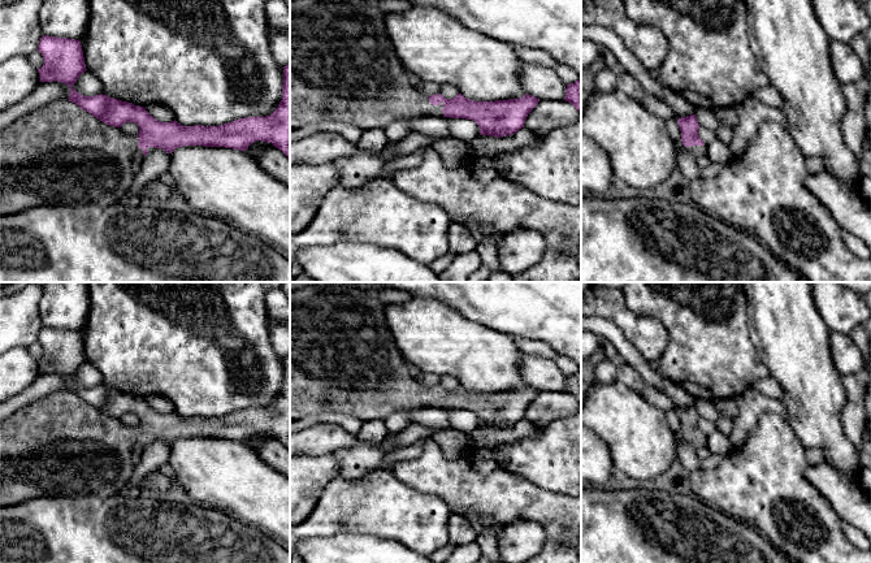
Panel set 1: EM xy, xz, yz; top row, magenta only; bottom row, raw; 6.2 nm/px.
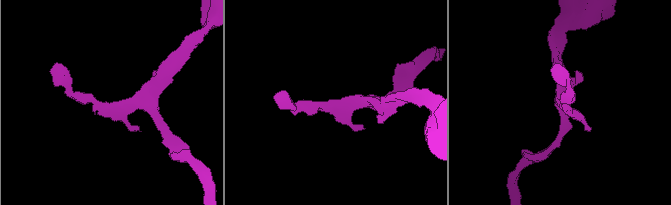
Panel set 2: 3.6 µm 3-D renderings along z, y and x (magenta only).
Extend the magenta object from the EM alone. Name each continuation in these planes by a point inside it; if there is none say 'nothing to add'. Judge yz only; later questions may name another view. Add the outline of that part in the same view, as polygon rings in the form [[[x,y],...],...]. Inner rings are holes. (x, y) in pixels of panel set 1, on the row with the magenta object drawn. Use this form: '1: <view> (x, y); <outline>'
1: yz (697, 151); [[[692,146],[692,147],[688,147],[688,150],[696,156],[701,156],[701,155],[706,155],[706,151],[707,151],[707,146]]]

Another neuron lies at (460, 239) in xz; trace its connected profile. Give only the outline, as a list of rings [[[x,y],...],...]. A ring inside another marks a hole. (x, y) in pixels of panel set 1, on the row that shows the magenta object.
[[[451,222],[447,229],[450,252],[464,254],[474,250],[480,238],[474,237],[463,224]]]

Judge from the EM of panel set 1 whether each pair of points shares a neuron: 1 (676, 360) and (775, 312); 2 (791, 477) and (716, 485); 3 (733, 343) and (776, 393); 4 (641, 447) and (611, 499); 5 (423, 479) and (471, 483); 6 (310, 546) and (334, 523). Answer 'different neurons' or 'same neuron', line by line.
1: different neurons
2: same neuron
3: different neurons
4: different neurons
5: same neuron
6: different neurons

